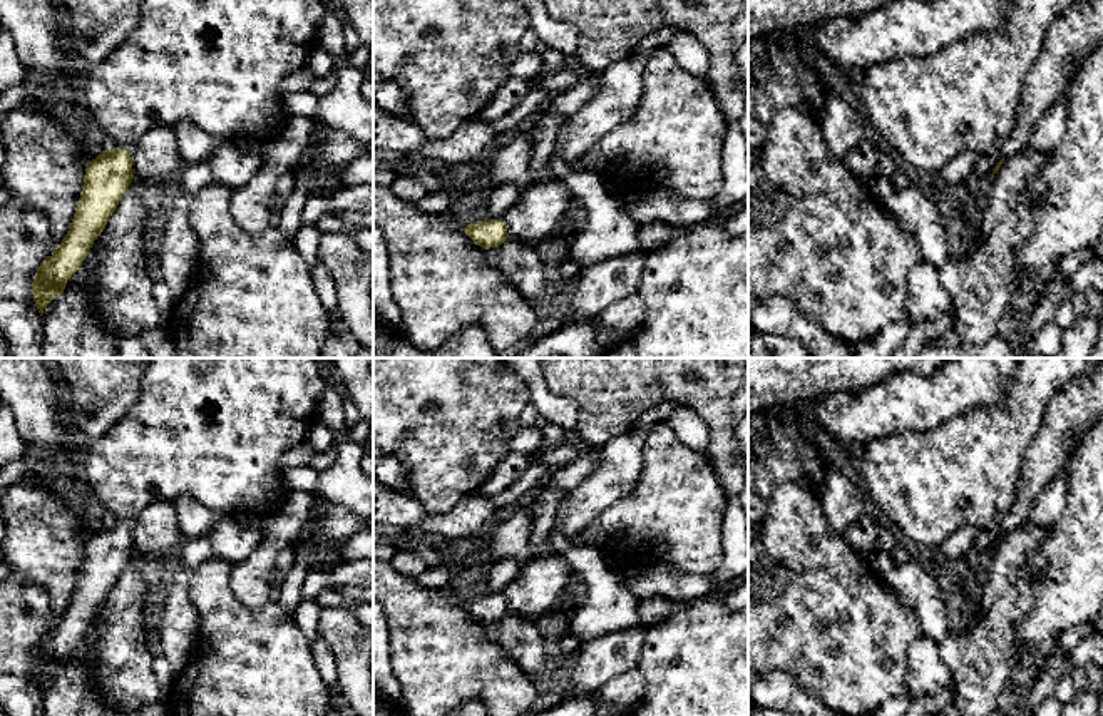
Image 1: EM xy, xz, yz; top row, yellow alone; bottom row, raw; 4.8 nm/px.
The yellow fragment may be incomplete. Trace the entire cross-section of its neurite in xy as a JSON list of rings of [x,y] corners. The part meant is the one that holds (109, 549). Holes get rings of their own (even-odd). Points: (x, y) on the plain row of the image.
[[[149,358],[137,401],[102,437],[92,440],[89,450],[79,458],[97,512],[107,514],[114,524],[102,525],[85,540],[84,560],[70,602],[35,647],[32,669],[40,691],[45,681],[64,667],[65,657],[84,637],[117,584],[134,552],[131,529],[149,504],[191,497],[221,517],[259,522],[278,507],[288,494],[280,458],[286,450],[306,443],[316,423],[318,398],[330,381],[328,376],[326,366],[318,358]]]

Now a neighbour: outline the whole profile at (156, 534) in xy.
[[[167,500],[149,504],[136,519],[131,534],[141,557],[162,562],[171,560],[184,540],[174,505]]]

